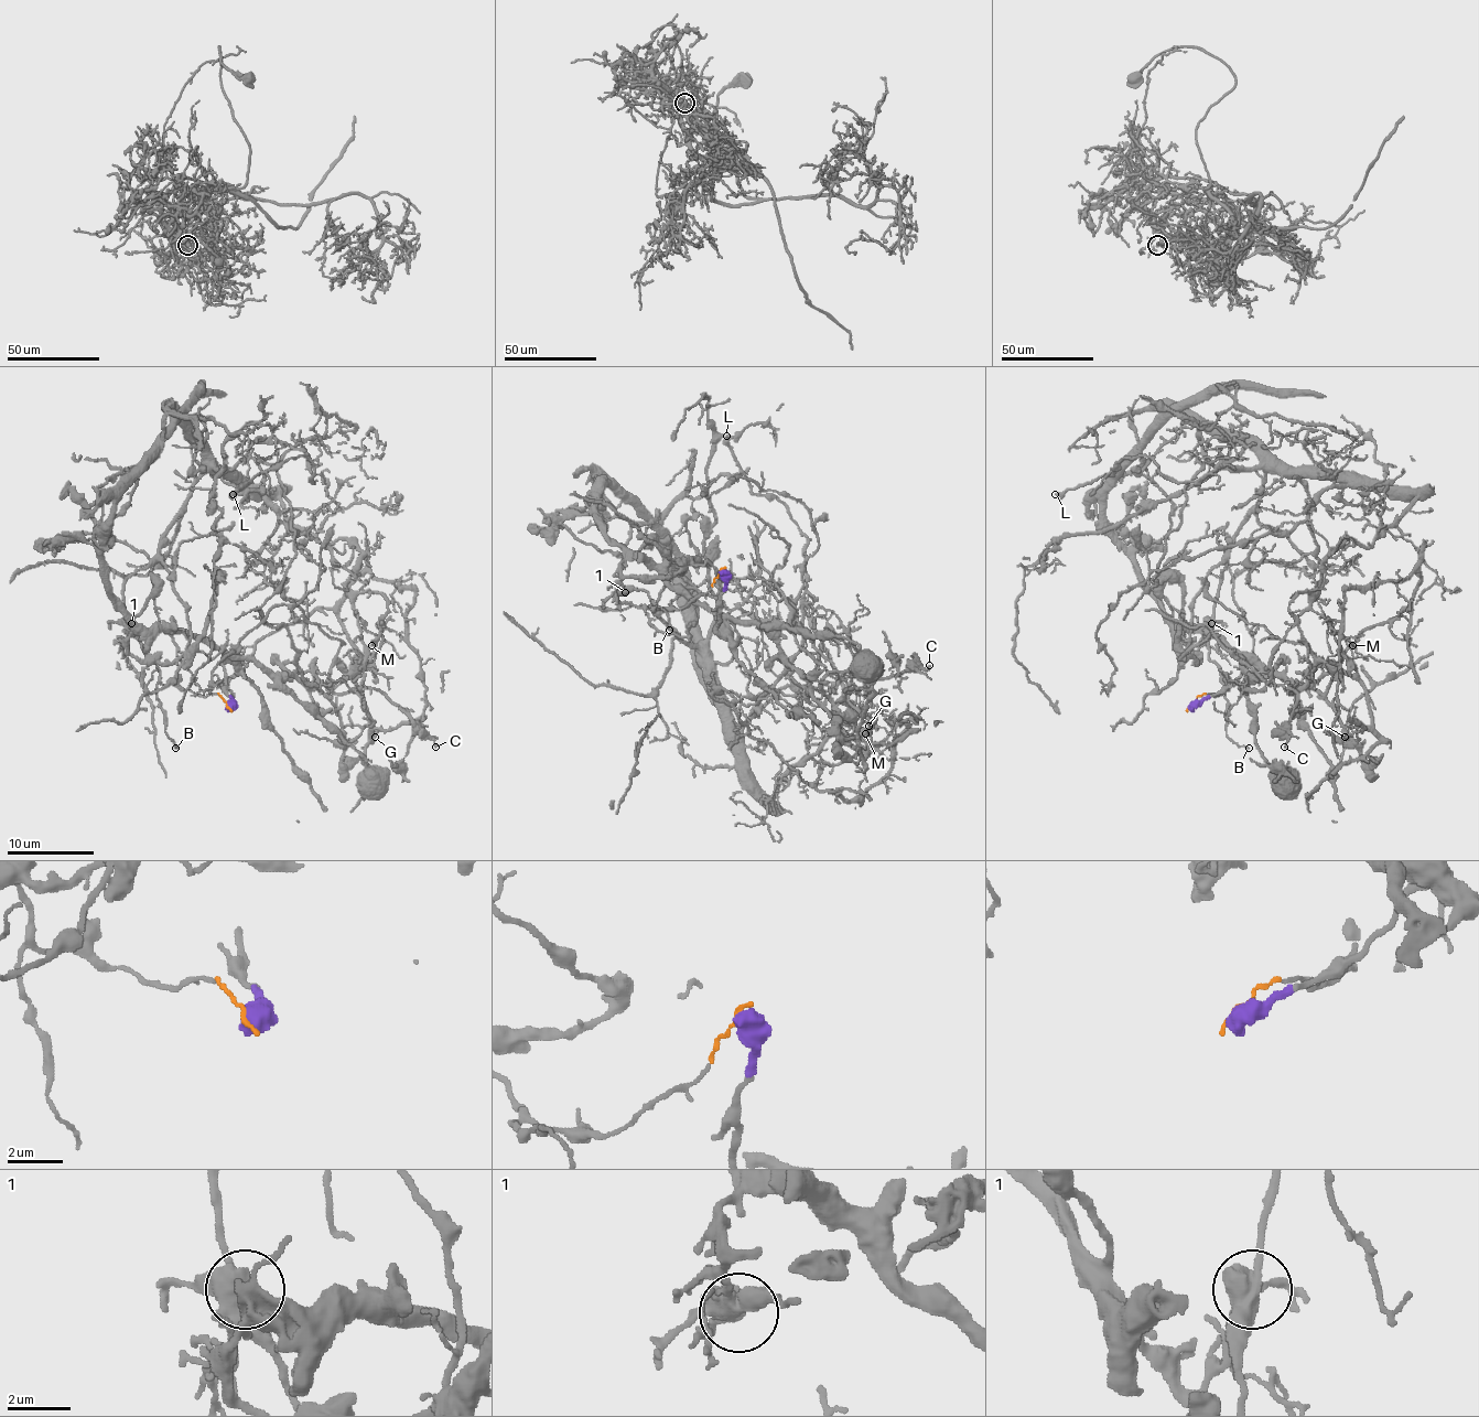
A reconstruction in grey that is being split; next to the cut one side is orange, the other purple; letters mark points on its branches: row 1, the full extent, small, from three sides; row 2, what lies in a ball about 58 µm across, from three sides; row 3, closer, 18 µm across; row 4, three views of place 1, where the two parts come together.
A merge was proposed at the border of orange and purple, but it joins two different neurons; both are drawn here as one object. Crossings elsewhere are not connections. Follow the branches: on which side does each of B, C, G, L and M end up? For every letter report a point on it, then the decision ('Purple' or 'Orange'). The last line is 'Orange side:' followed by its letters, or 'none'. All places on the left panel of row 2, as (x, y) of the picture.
B: Place: (175, 748). Orange
C: Place: (435, 747). Purple
G: Place: (375, 737). Purple
L: Place: (233, 494). Orange
M: Place: (371, 645). Orange
Orange side: B, L, M

